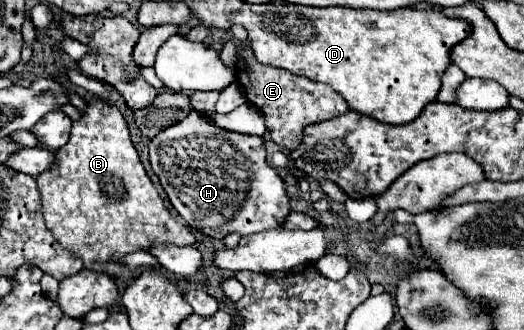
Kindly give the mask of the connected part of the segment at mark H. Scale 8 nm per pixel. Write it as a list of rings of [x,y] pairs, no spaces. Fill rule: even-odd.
[[[191,111],[175,125],[159,131],[149,143],[149,161],[175,211],[187,221],[189,227],[195,227],[209,237],[223,239],[233,231],[251,235],[265,229],[279,229],[283,217],[291,211],[283,179],[273,167],[267,165],[263,139],[225,131],[213,125],[205,113]]]

